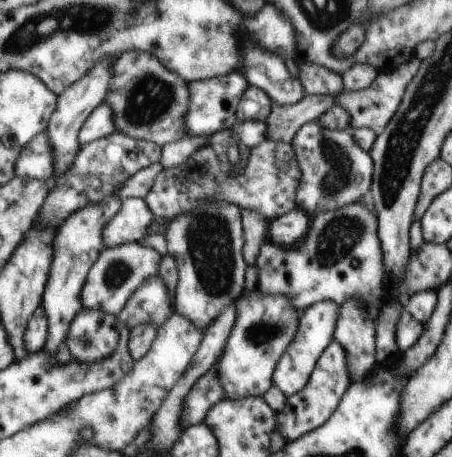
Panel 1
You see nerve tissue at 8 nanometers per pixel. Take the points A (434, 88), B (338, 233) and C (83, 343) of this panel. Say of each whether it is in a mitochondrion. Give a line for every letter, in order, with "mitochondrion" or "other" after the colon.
A: mitochondrion
B: mitochondrion
C: mitochondrion

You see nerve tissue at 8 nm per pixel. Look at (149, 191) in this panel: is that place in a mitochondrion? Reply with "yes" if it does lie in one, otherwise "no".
no

